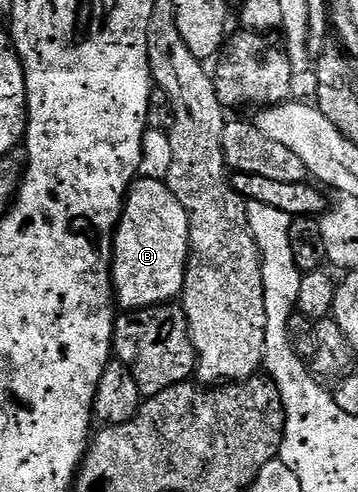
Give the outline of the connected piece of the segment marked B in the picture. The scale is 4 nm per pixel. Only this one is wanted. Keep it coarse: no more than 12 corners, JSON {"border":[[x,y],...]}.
{"border":[[136,179],[115,227],[123,310],[182,293],[191,231],[162,179]]}

